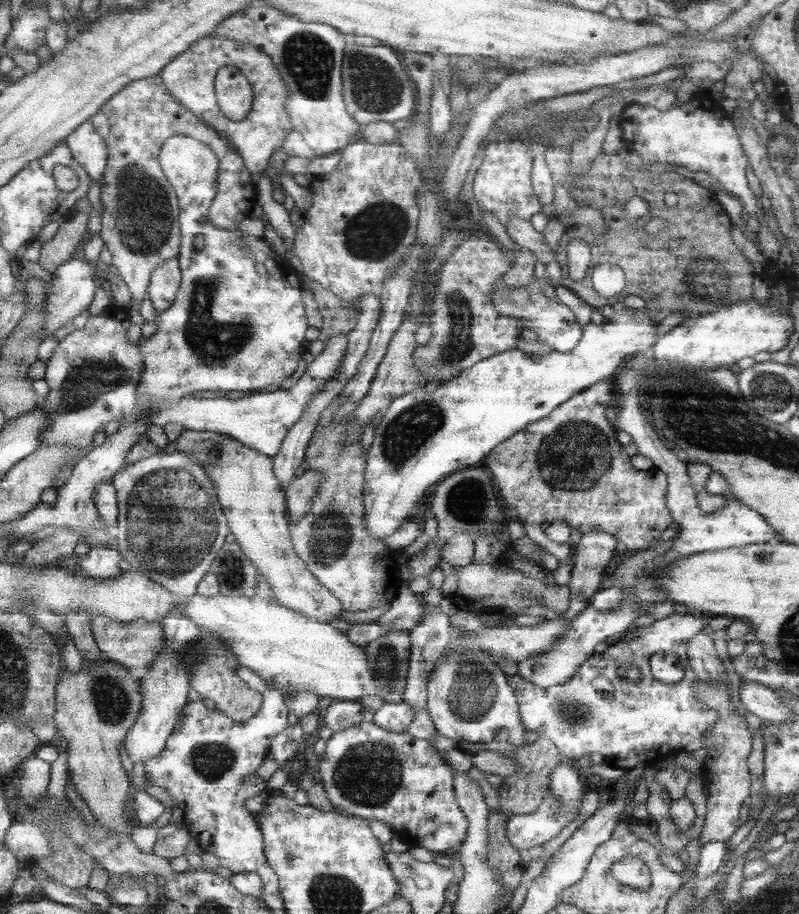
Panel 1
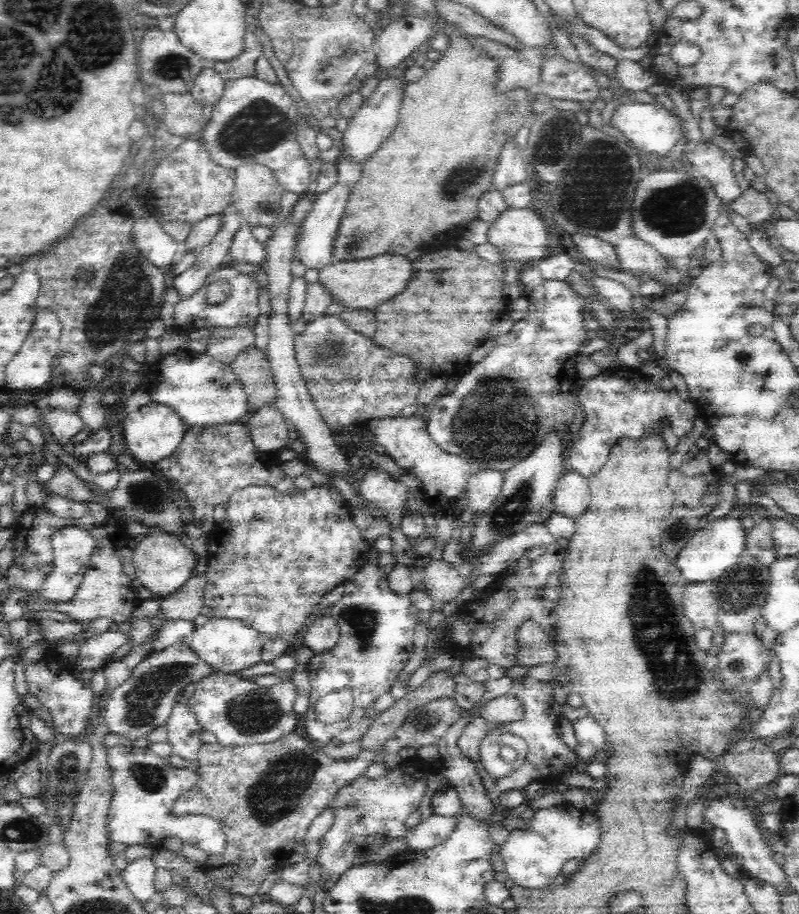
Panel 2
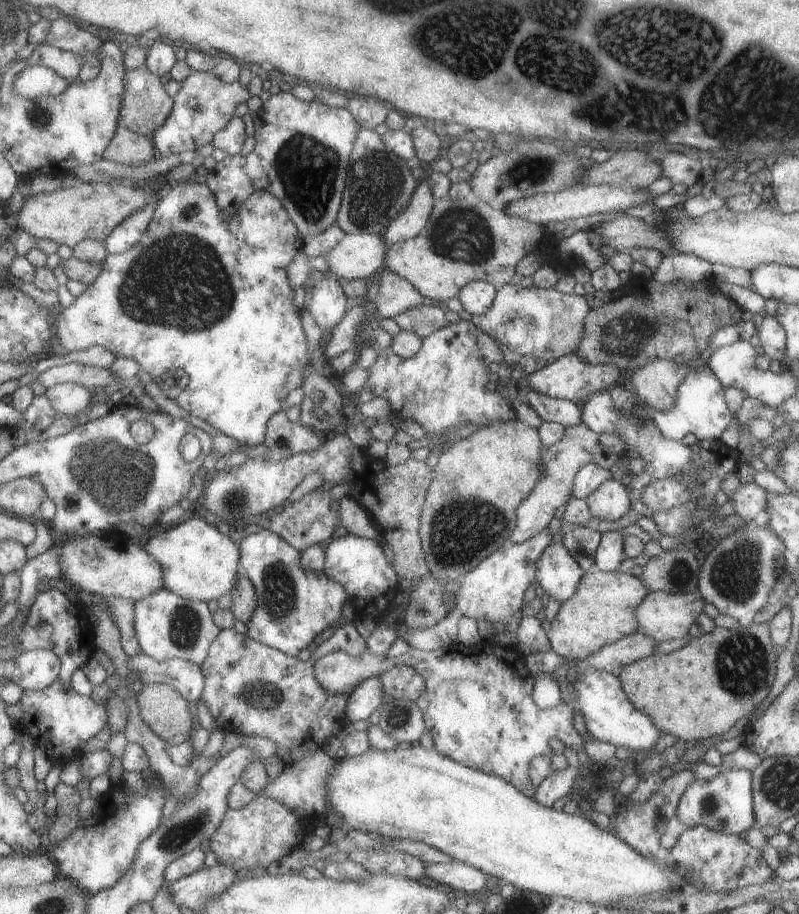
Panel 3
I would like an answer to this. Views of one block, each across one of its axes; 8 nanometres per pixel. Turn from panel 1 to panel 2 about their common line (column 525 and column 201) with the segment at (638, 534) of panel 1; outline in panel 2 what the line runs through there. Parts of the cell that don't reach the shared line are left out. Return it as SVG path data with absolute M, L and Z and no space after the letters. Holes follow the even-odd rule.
M240 422L218 425L216 427L188 427L178 448L154 464L156 472L162 472L179 494L186 496L188 507L194 516L194 525L201 528L202 535L209 536L214 530L214 508L218 504L227 504L230 497L242 488L266 486L275 488L279 493L295 492L294 478L278 470L282 463L278 452L264 453L255 448L247 426ZM264 462L274 462L276 468L268 468Z

